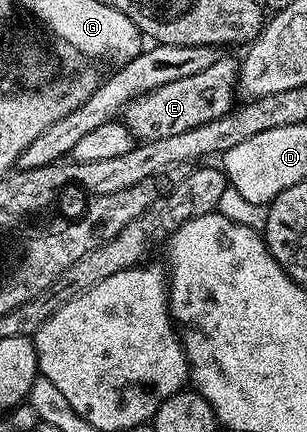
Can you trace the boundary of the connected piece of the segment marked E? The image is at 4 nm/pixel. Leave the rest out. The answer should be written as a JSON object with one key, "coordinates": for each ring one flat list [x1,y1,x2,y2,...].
{"coordinates":[[220,56,209,68,202,69,193,76,173,80,173,84,164,84,130,102,125,111,125,123,134,137,144,142,161,140,165,136,178,136,180,132,189,132,189,128,209,124,209,120,217,120,231,113,236,105,238,85,239,62]]}

